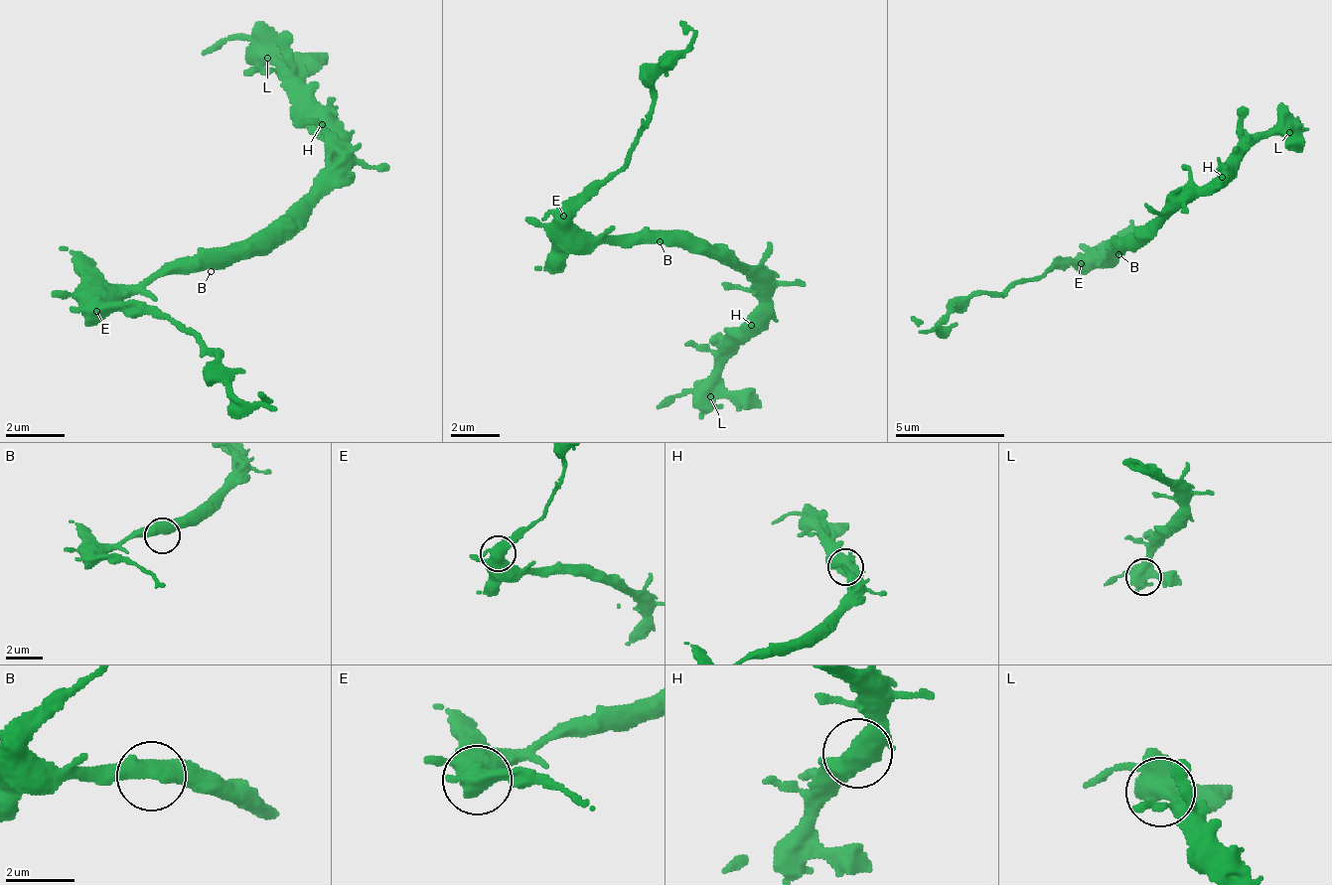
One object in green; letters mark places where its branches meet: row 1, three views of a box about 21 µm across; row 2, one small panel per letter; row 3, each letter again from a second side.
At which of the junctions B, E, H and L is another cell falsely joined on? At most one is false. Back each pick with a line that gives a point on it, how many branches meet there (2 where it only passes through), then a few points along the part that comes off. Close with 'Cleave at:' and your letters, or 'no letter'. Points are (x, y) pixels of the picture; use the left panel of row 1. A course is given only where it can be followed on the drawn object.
E: place (96, 311); branches 3; course (98, 308), (179, 326), (219, 356), (237, 397), (261, 401), (256, 390)
Cleave at: E

